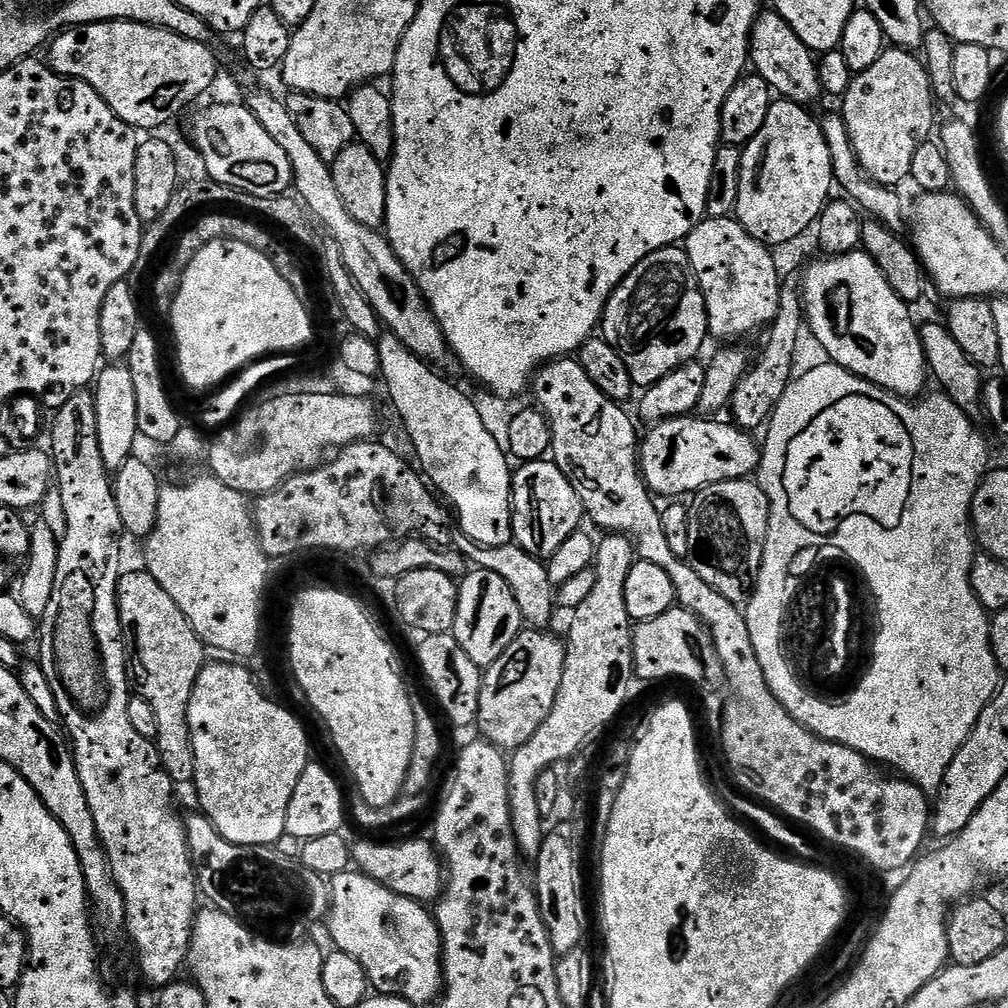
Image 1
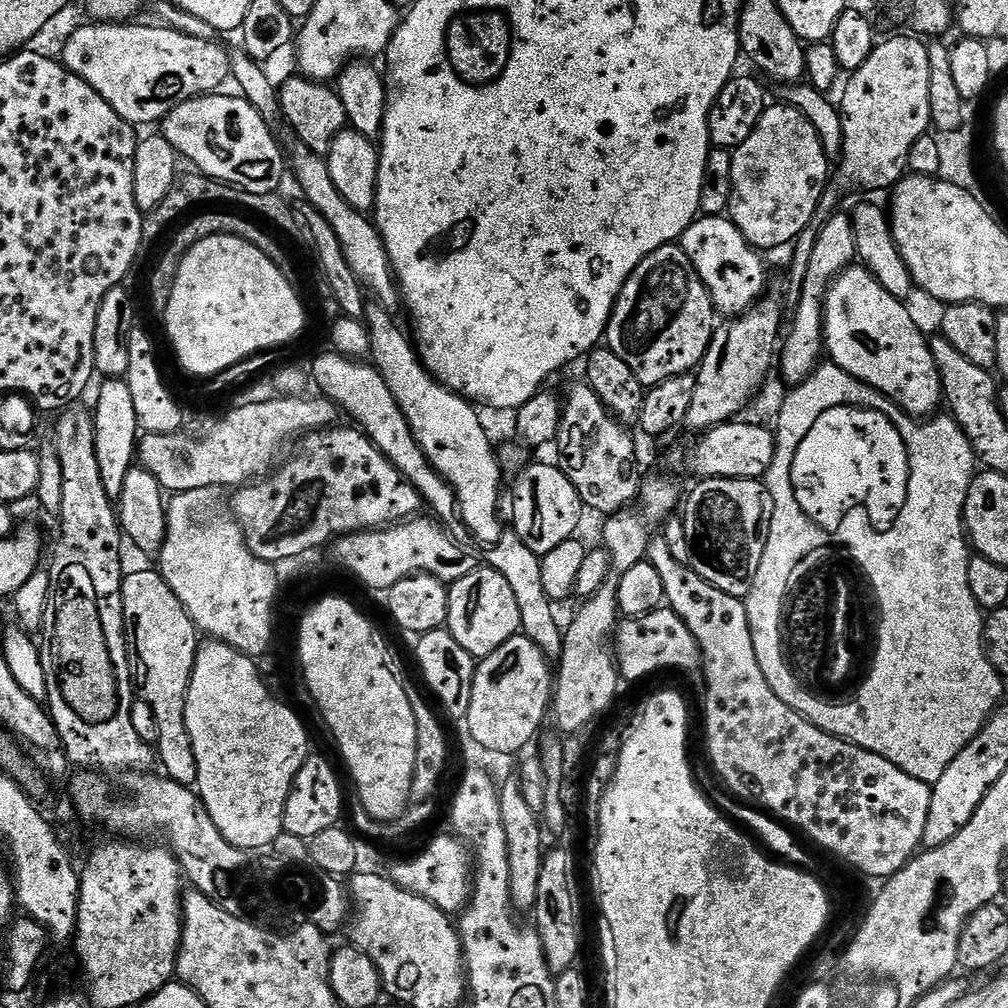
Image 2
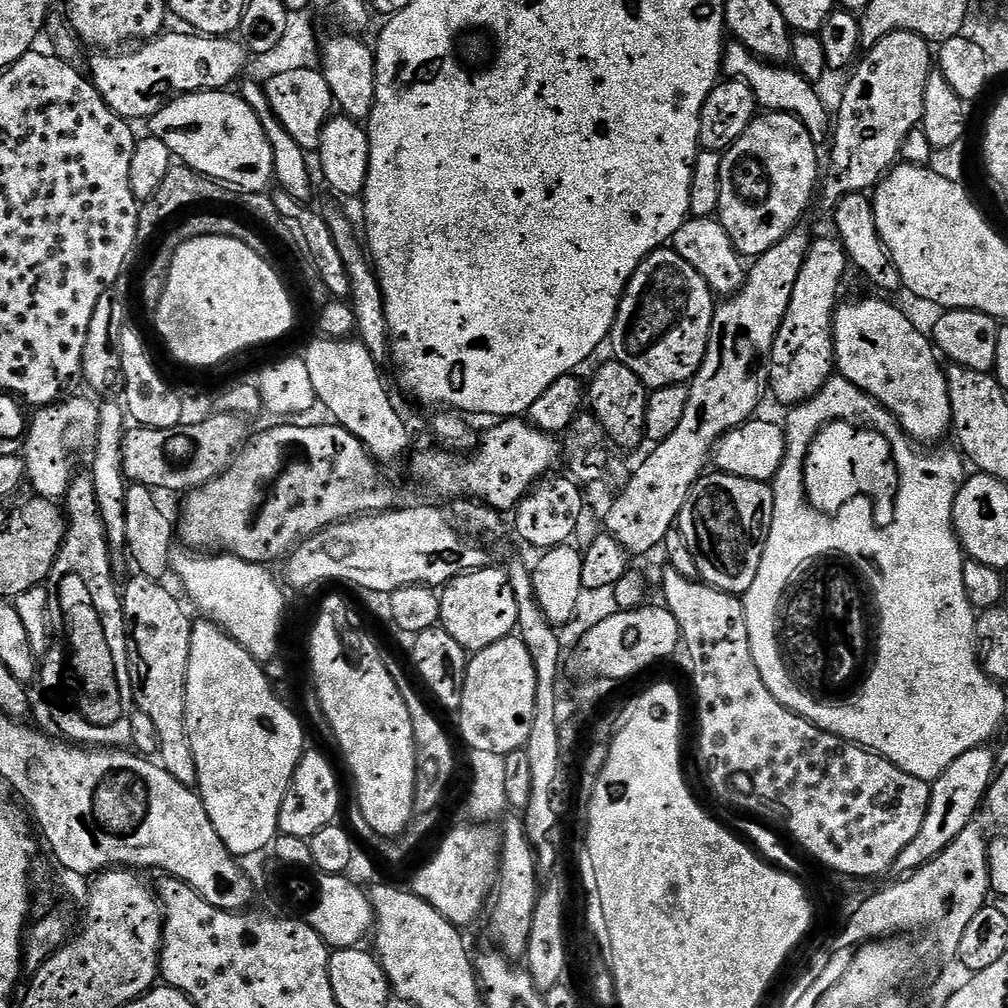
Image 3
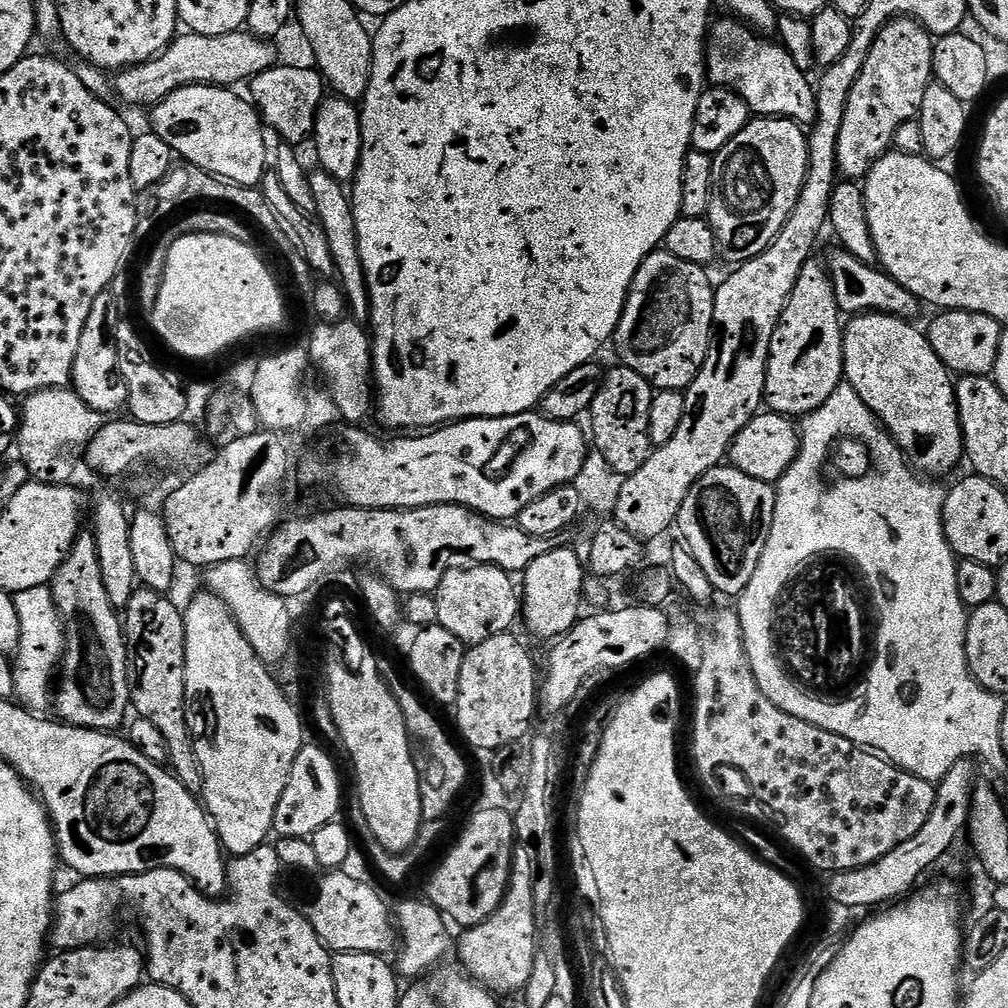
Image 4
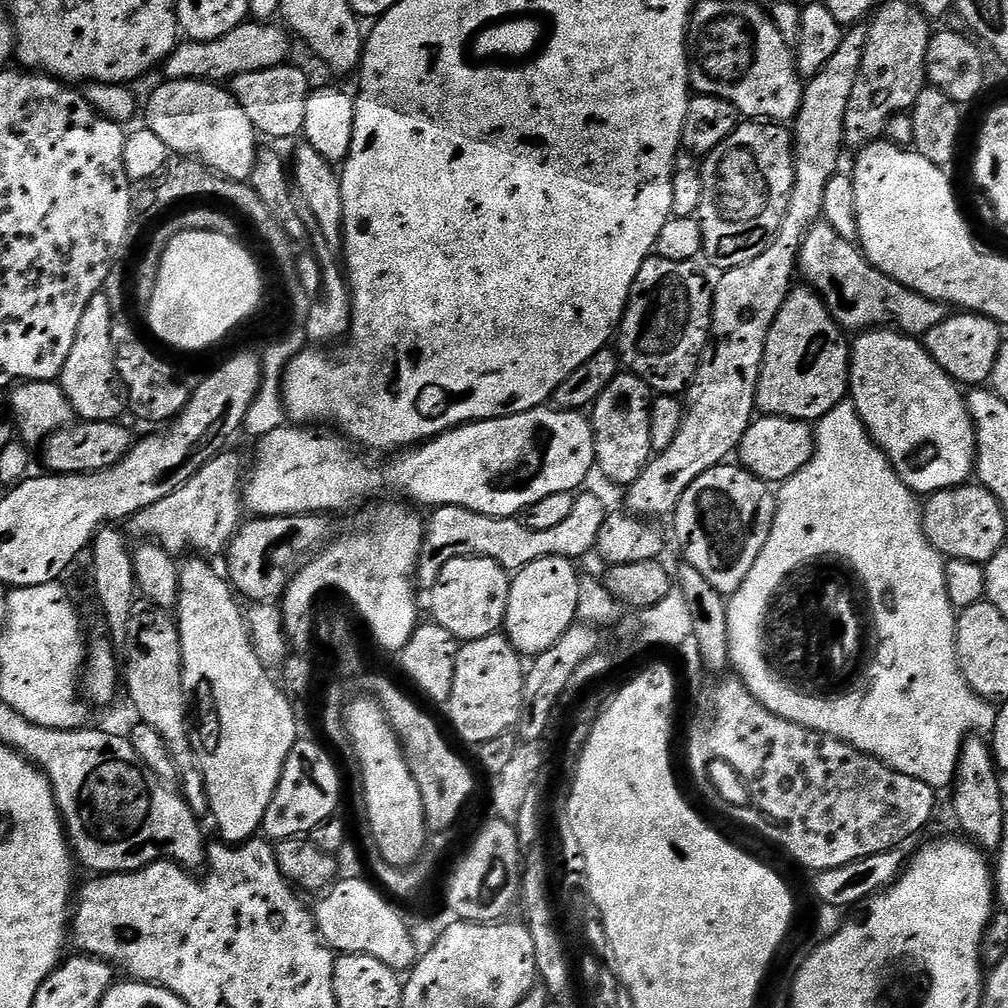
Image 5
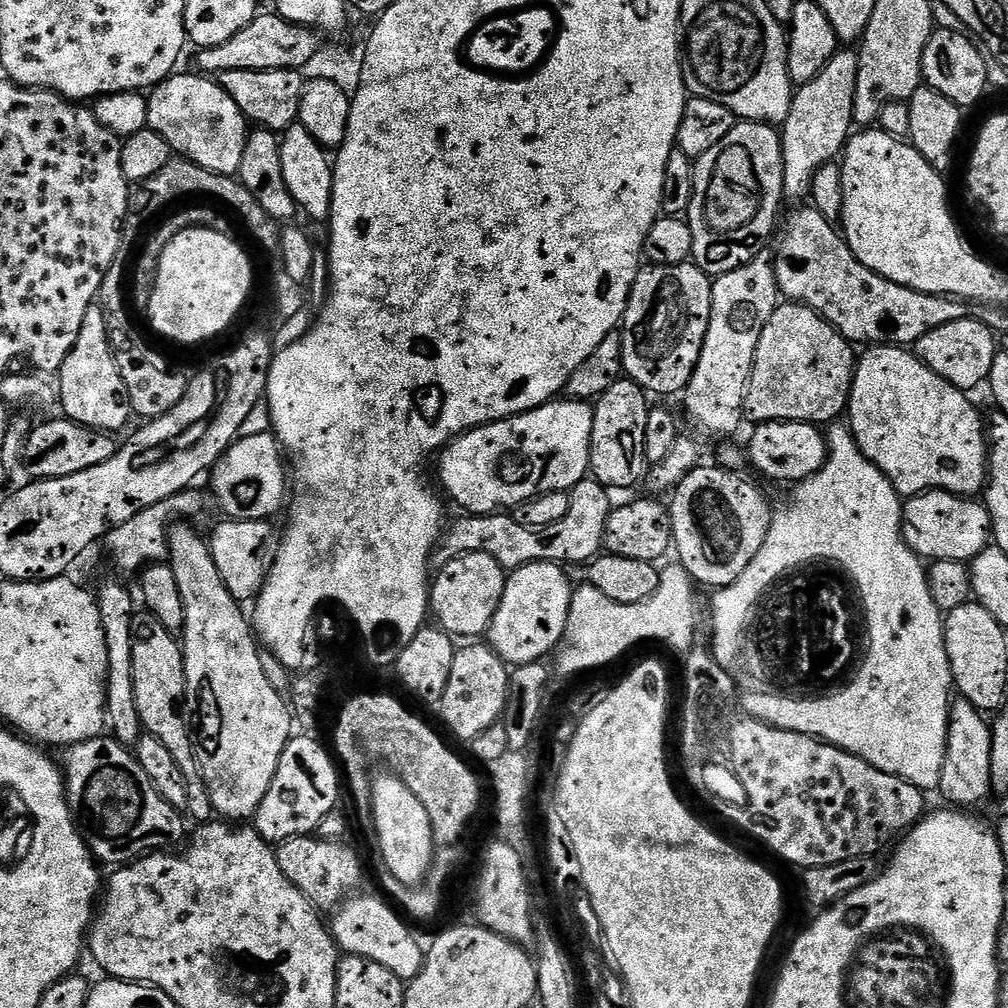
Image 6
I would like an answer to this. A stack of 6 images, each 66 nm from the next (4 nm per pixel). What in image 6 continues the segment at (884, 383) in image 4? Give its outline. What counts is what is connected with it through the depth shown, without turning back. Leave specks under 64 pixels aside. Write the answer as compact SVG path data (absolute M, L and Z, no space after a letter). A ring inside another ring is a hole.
M877 344L869 347L865 356L861 355L856 361L856 372L852 376L852 393L848 399L846 409L846 424L852 429L852 437L855 438L857 446L863 456L878 466L882 474L896 487L901 497L918 496L921 492L929 490L943 490L945 492L955 492L957 496L975 497L977 493L985 487L988 478L988 449L990 447L986 439L986 420L974 405L968 401L969 393L962 388L955 388L946 378L934 374L930 366L926 366L915 354L915 351L909 350L904 346L894 344Z

